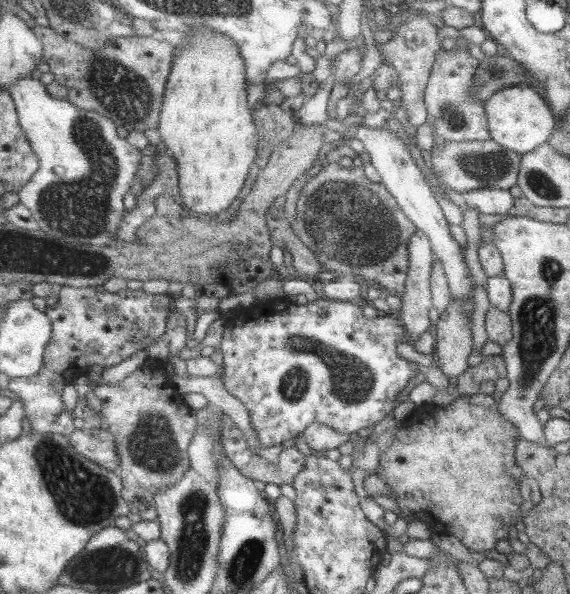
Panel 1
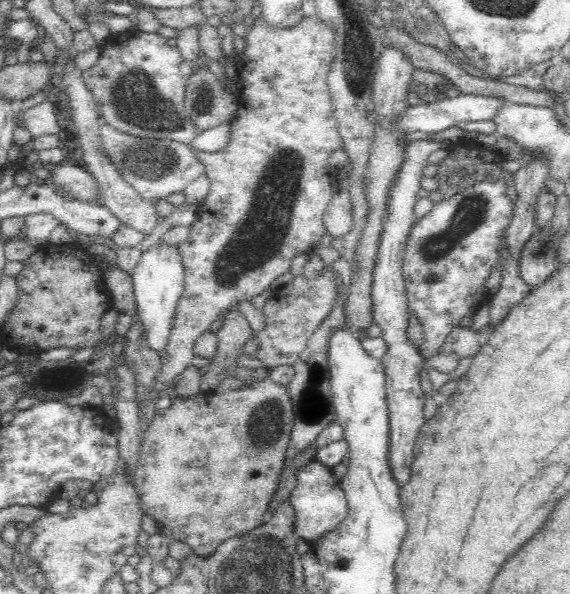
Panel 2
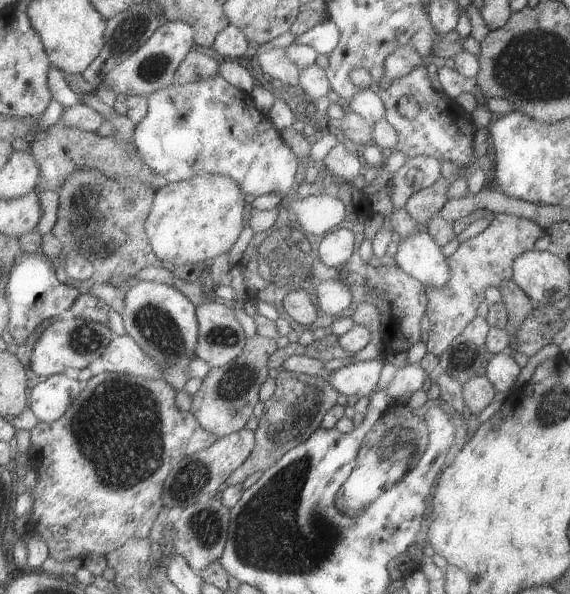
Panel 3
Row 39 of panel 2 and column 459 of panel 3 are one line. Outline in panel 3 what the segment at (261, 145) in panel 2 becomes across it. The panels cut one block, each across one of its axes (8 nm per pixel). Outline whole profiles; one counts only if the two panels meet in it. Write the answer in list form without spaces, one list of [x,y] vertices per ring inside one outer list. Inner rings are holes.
[[[495,213],[488,226],[478,235],[462,242],[457,250],[448,257],[452,277],[448,286],[443,290],[439,288],[426,288],[427,312],[429,319],[427,350],[439,356],[453,344],[465,327],[477,318],[478,310],[483,300],[485,286],[501,286],[512,278],[512,264],[521,254],[535,248],[535,242],[542,229],[532,220],[519,218],[505,213]]]

